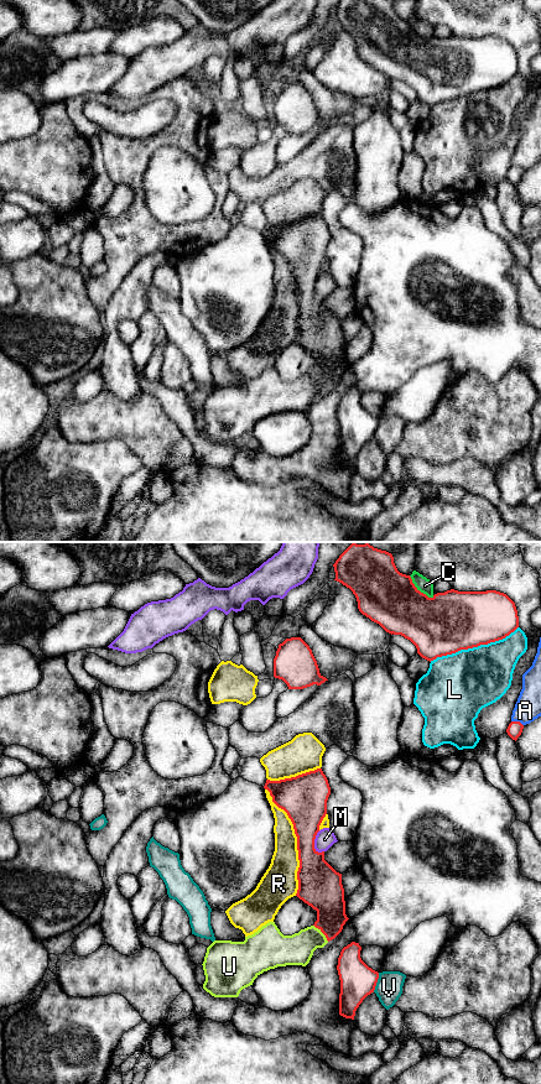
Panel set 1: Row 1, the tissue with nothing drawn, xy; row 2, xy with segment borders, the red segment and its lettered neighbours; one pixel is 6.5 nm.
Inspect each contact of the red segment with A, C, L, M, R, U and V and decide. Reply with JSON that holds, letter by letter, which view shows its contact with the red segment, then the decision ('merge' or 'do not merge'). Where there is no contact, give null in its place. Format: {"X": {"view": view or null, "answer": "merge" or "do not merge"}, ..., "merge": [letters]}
{"A": {"view": "xy", "answer": "do not merge"}, "C": {"view": "xy", "answer": "do not merge"}, "L": {"view": "xy", "answer": "do not merge"}, "M": {"view": "xy", "answer": "do not merge"}, "R": {"view": "xy", "answer": "merge"}, "U": {"view": "xy", "answer": "do not merge"}, "V": {"view": "xy", "answer": "do not merge"}, "merge": ["R"]}

